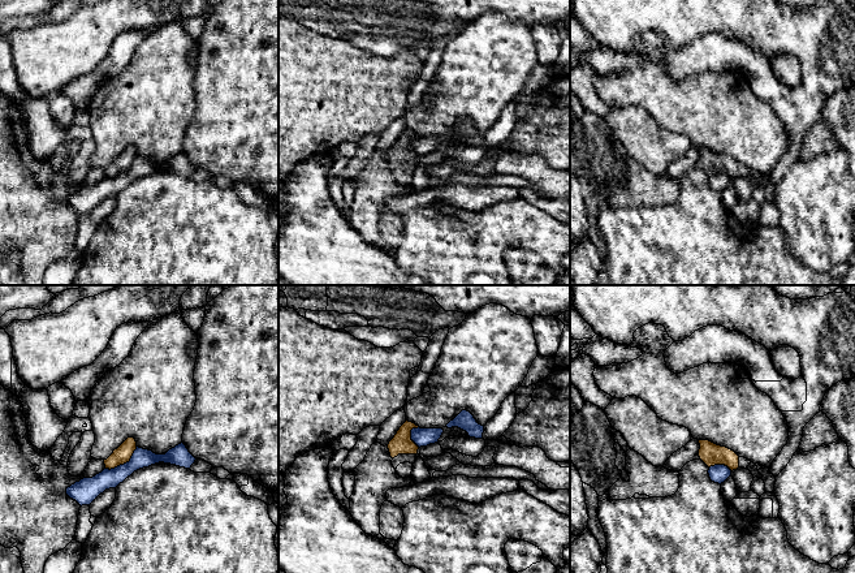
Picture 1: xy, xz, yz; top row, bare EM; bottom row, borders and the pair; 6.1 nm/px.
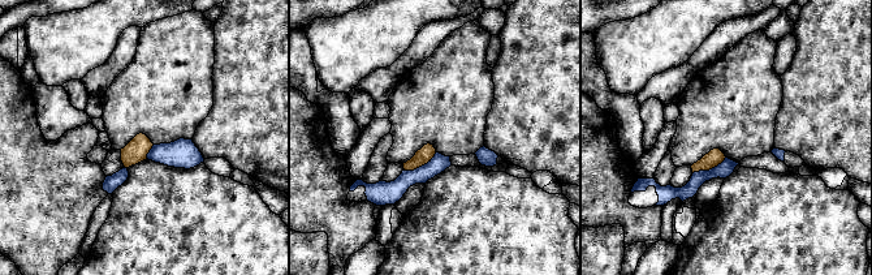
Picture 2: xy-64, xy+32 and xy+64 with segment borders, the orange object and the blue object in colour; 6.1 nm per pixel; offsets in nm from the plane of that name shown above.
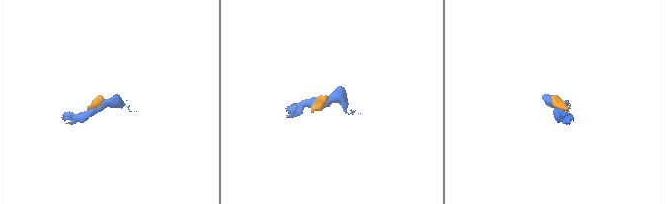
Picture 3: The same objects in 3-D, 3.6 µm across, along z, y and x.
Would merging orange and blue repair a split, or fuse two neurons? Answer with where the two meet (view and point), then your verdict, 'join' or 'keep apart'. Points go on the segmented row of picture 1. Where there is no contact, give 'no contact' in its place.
contact xy (124, 462); keep apart

